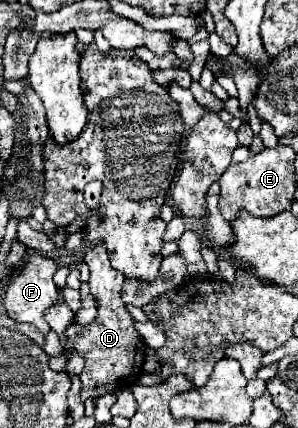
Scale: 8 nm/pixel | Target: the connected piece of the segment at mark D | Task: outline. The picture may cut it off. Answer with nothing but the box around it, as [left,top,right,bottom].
[65,244,146,400]

